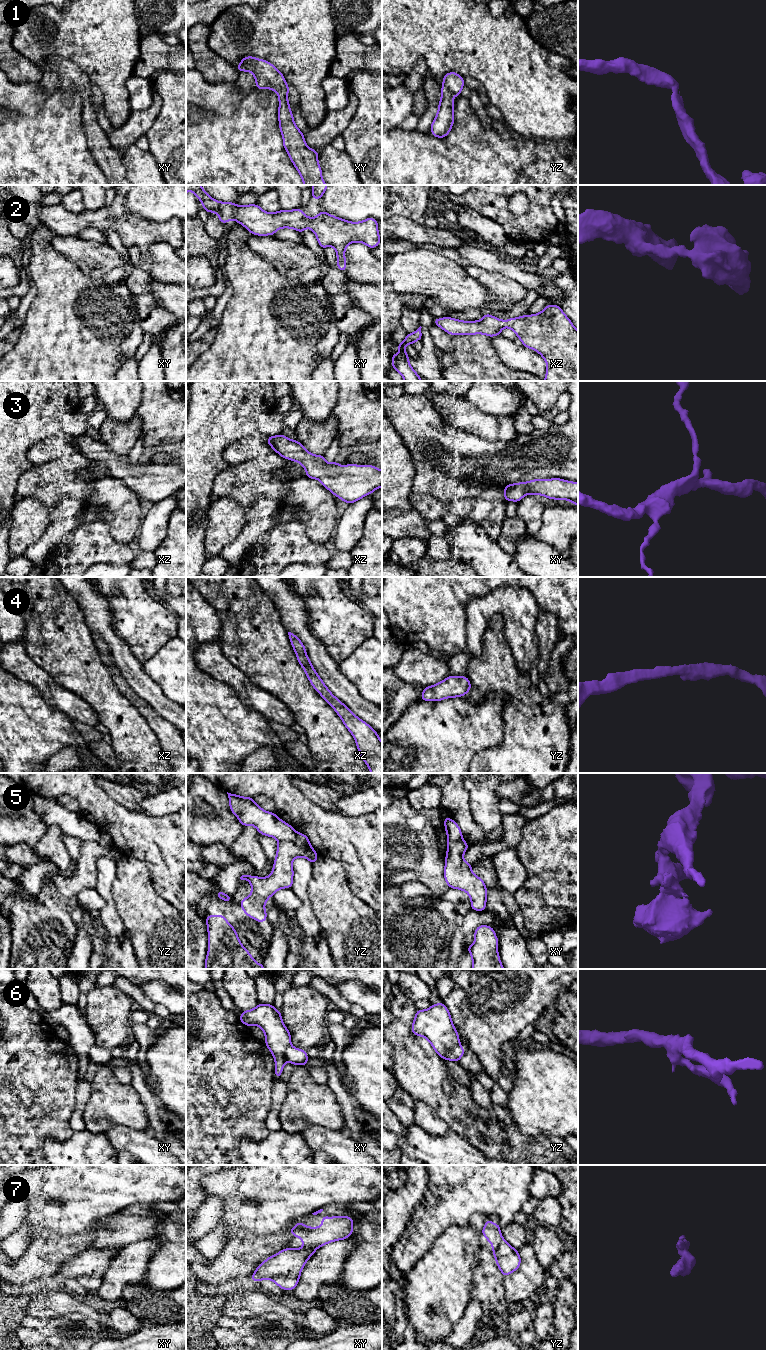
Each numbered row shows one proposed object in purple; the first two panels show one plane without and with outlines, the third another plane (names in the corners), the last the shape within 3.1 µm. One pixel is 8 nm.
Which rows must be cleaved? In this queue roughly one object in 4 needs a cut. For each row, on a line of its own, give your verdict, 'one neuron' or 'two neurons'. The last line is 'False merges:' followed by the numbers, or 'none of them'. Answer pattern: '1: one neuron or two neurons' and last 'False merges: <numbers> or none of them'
1: one neuron
2: one neuron
3: one neuron
4: one neuron
5: two neurons
6: two neurons
7: two neurons
False merges: 5, 6, 7

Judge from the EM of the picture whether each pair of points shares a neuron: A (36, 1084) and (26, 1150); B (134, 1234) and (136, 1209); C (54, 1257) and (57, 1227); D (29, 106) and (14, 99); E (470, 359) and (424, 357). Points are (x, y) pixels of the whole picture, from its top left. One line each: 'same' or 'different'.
A: same
B: same
C: different
D: same
E: different

